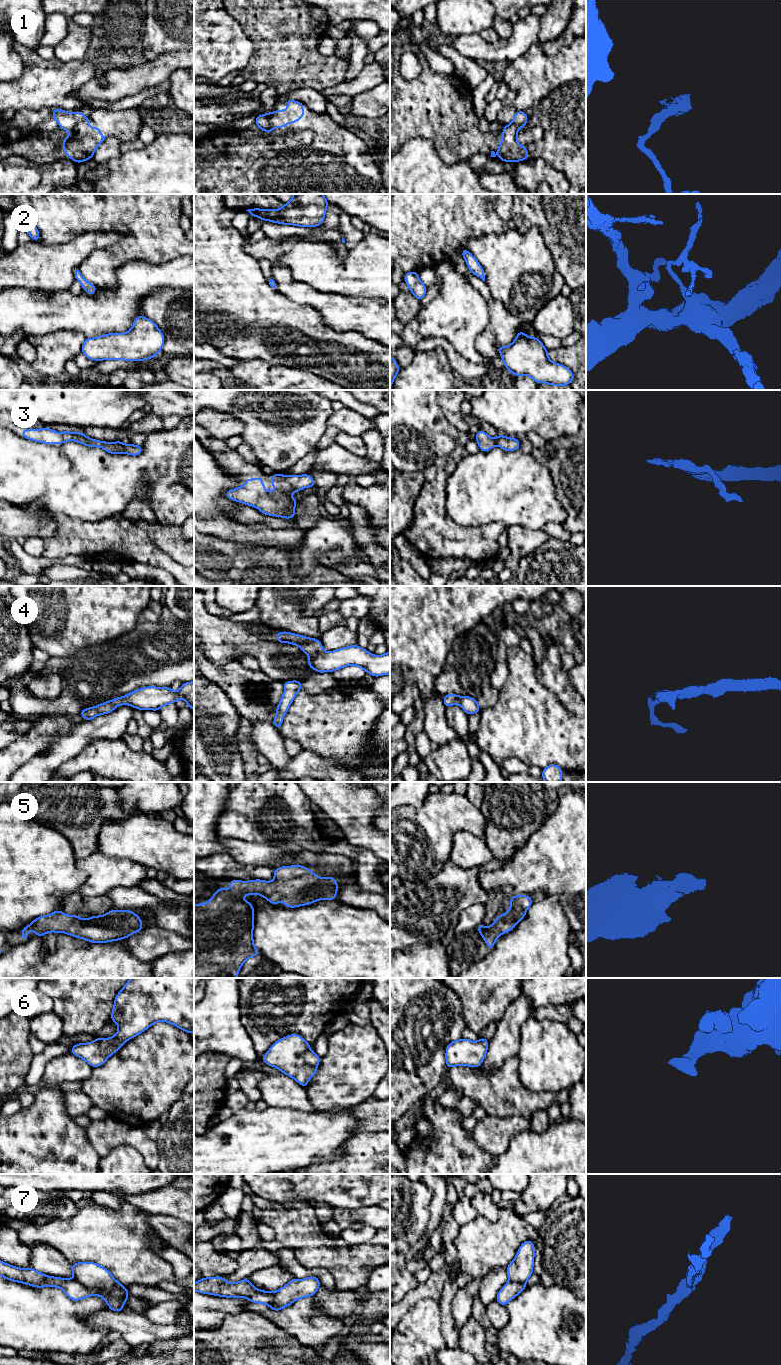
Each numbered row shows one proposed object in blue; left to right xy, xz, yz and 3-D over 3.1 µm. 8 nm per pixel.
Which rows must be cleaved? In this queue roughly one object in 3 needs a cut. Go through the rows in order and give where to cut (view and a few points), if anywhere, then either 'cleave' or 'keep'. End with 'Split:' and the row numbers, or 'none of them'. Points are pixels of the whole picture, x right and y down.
1: cut in xy along (86, 117), (79, 121), (70, 131); cleave
2: no cut; keep
3: no cut; keep
4: no cut; keep
5: no cut; keep
6: no cut; keep
7: cut in xy along (74, 1279), (91, 1288), (96, 1294); cleave
Split: 1, 7

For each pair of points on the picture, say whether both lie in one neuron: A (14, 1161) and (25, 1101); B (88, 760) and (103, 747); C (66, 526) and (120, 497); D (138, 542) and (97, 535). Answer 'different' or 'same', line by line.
A: different
B: same
C: different
D: same

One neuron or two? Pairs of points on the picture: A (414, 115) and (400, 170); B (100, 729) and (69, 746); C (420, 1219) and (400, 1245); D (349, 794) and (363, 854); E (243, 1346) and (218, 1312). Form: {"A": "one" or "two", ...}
{"A": "two", "B": "one", "C": "one", "D": "two", "E": "two"}

